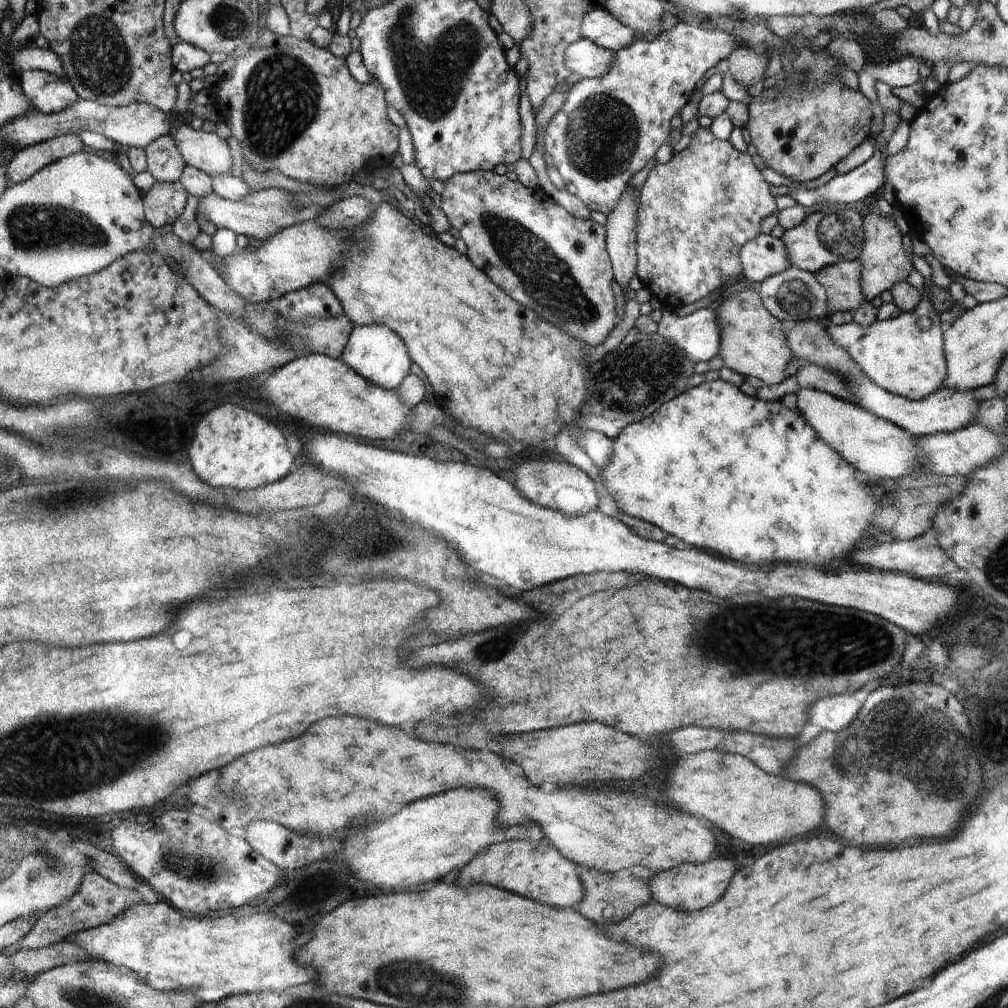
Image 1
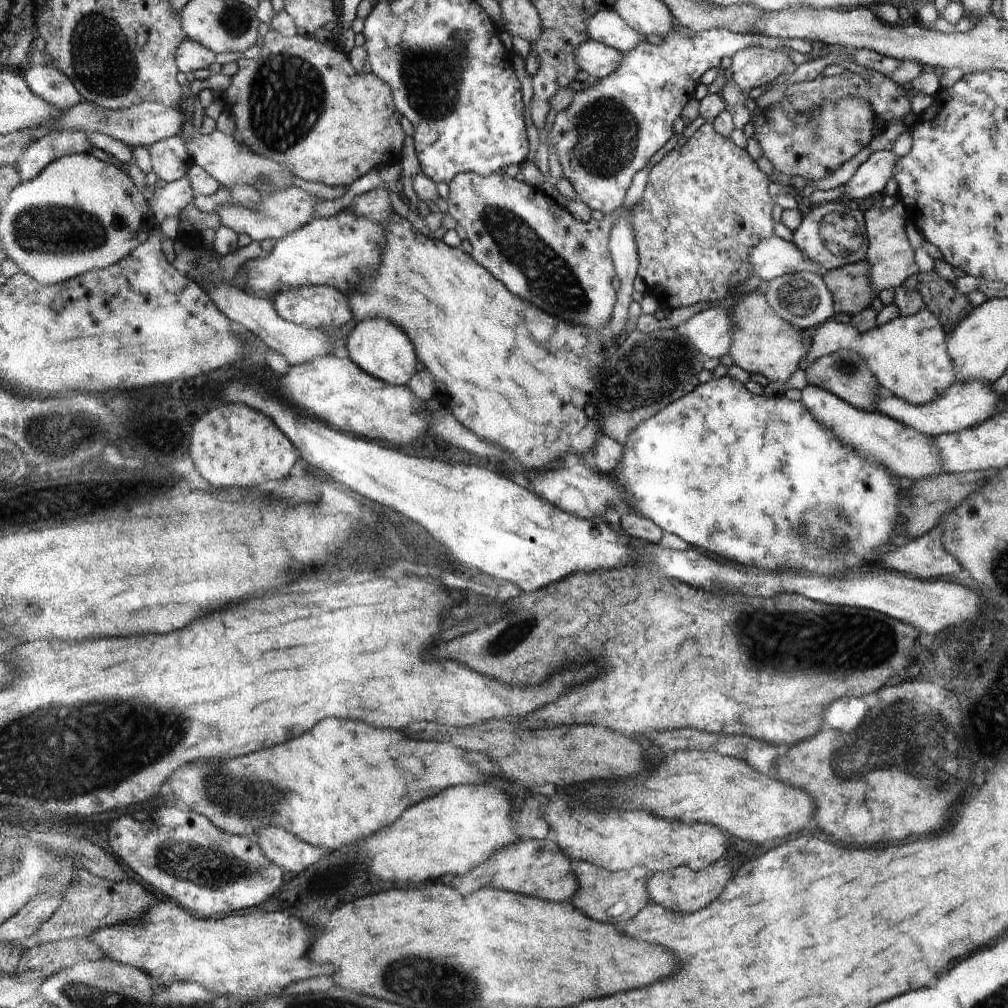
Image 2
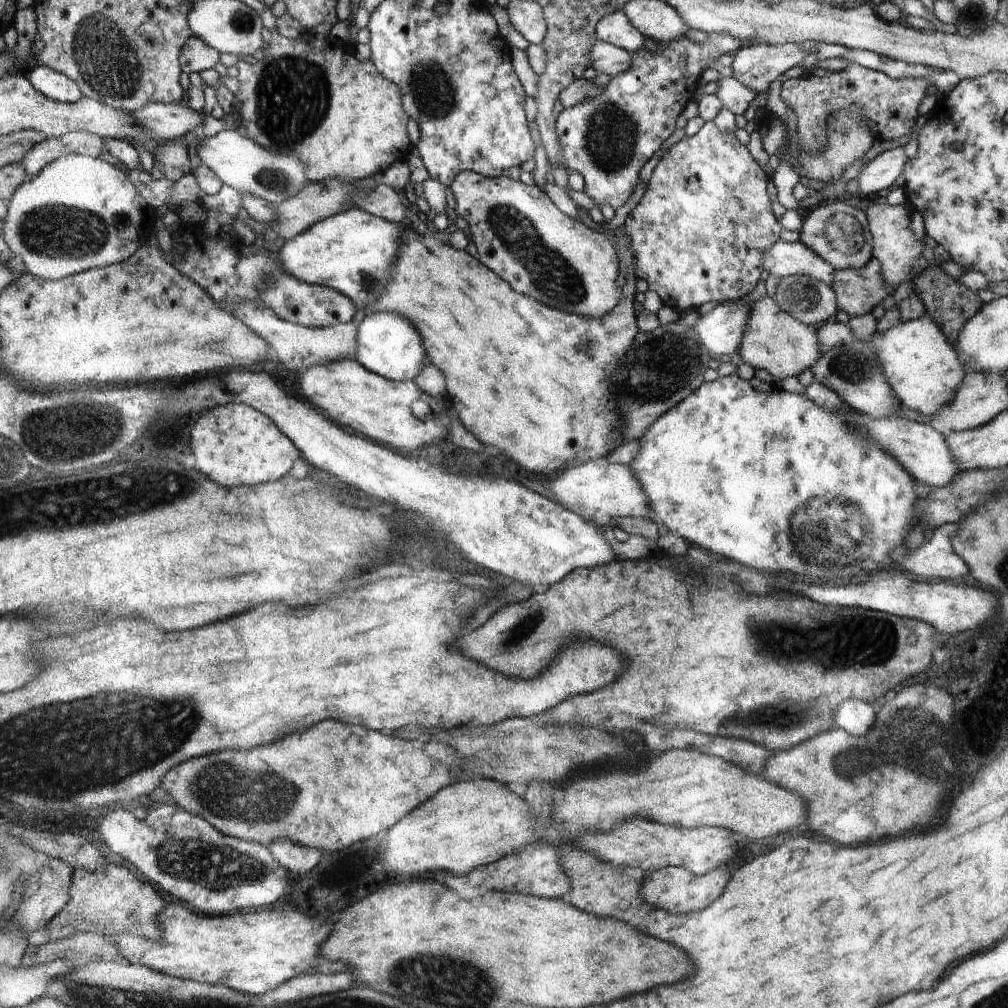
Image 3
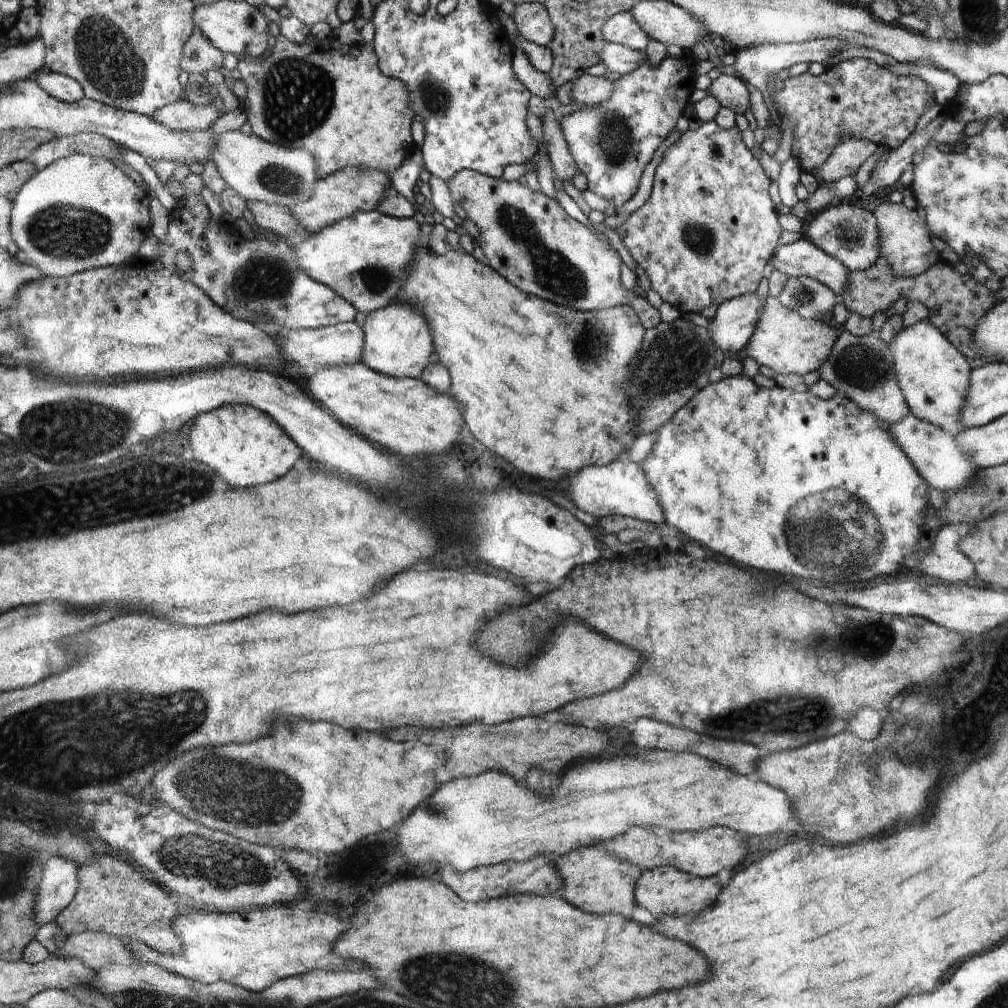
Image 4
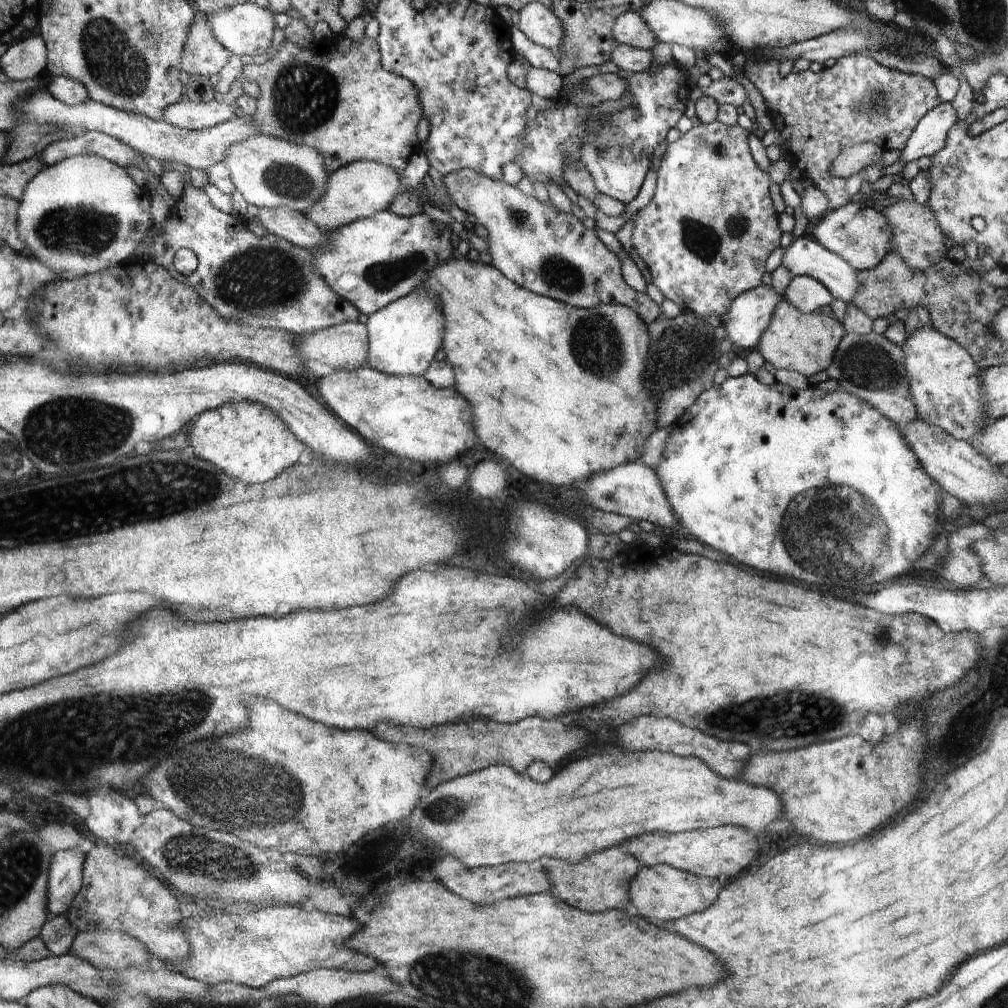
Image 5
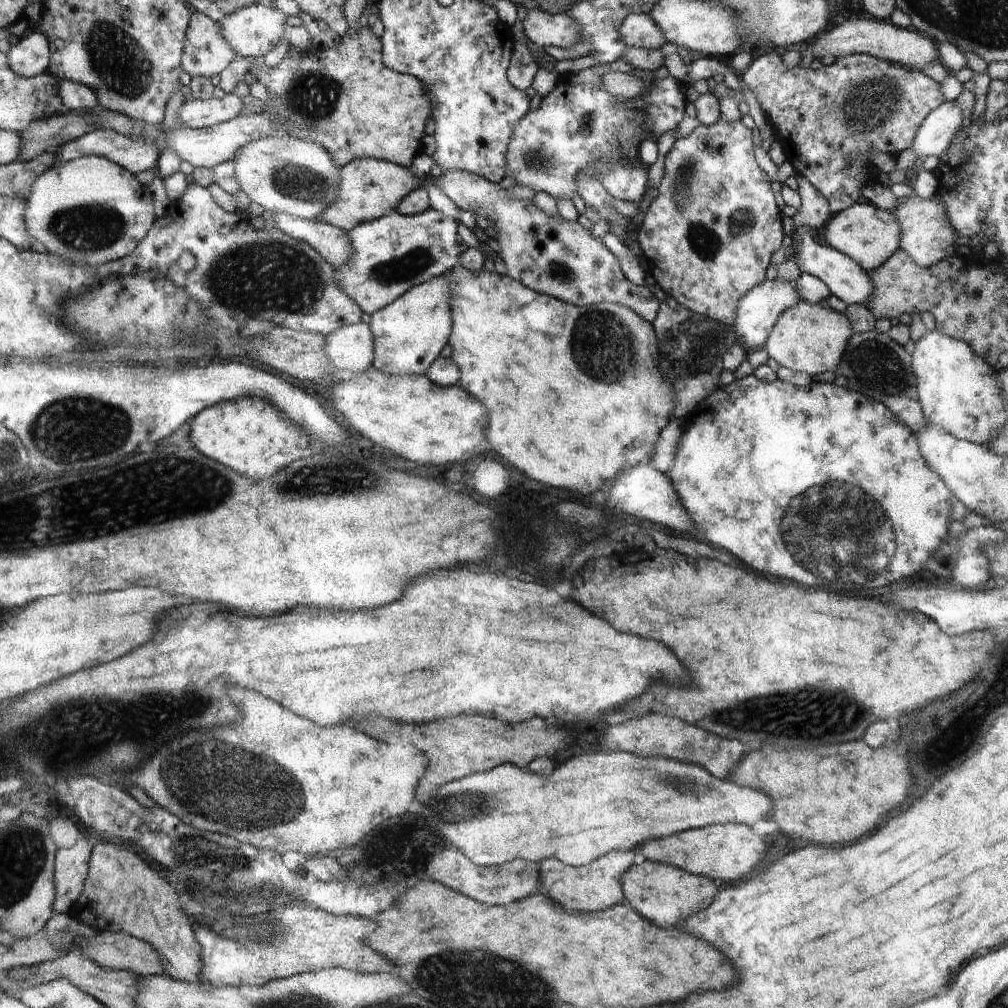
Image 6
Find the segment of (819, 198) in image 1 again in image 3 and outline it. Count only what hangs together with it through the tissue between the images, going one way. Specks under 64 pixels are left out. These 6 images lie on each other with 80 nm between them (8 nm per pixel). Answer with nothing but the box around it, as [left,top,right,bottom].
[859,147,908,194]

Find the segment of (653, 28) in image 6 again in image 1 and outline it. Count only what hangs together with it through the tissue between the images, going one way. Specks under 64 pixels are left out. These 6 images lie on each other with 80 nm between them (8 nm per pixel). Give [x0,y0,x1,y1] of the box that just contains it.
[584,7,636,53]

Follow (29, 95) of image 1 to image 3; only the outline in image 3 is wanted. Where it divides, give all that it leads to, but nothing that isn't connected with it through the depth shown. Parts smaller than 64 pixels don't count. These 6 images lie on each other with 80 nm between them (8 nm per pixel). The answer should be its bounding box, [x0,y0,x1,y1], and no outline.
[26,64,84,103]

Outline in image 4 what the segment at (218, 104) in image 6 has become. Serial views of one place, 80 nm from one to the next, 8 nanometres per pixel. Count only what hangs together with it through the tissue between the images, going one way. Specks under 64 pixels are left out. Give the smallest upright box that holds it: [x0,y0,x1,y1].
[152,98,225,132]

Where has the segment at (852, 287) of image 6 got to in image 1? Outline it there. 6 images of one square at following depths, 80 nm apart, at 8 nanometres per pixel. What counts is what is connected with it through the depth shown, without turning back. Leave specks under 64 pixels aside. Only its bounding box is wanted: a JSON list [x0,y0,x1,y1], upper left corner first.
[740,234,793,282]

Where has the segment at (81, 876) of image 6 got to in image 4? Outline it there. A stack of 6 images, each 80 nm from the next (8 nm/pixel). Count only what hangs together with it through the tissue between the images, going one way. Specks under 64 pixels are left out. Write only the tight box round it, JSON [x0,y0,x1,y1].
[37,855,79,925]

